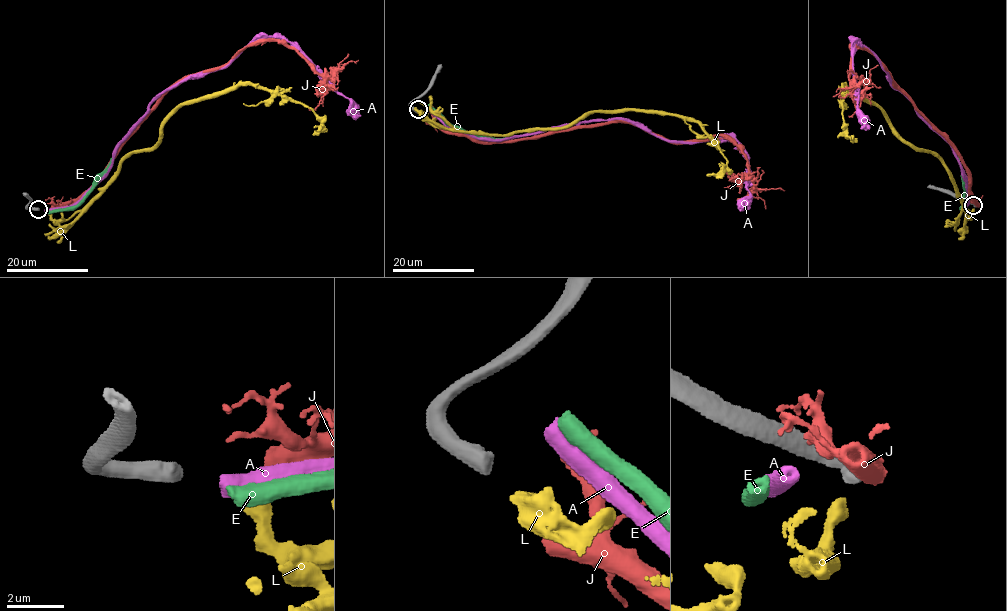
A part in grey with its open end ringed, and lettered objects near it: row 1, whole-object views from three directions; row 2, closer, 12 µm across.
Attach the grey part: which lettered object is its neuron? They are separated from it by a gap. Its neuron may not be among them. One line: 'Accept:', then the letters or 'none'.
Accept: A

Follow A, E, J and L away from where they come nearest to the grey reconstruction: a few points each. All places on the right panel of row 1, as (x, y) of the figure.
A: (966, 206), (963, 172), (952, 147), (891, 85), (888, 73), (869, 48), (852, 40), (856, 103), (868, 130)
E: (962, 207), (959, 207), (962, 208), (965, 189), (958, 156)
J: (969, 201), (969, 174), (956, 150), (873, 54), (850, 46), (855, 86), (878, 64)
L: (974, 210), (969, 217), (946, 166), (934, 154), (916, 151), (881, 110), (841, 86), (846, 135), (856, 142)

